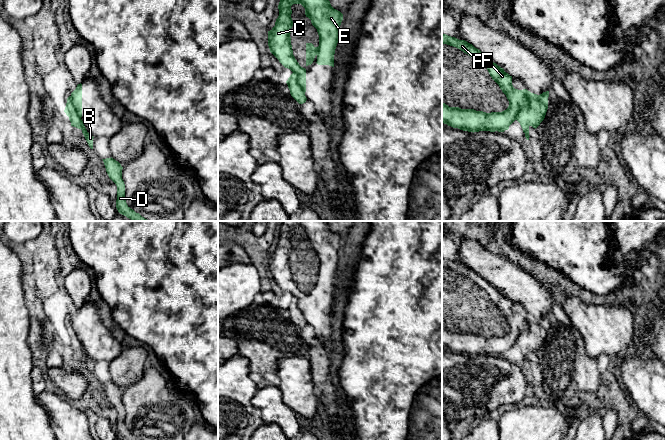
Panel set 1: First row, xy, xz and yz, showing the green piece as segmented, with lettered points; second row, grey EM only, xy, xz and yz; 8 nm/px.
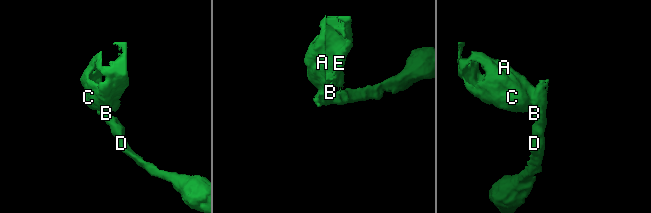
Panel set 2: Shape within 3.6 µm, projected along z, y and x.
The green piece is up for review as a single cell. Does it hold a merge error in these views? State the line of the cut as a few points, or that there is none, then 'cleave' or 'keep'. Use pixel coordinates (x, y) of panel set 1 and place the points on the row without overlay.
yz (527, 314), (528, 328), (521, 333), (516, 343) | cleave

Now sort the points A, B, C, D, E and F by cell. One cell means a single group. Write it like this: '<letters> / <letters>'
A C E F / B D

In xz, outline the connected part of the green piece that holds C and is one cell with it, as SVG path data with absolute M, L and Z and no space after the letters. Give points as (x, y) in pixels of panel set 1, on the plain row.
M281 221L279 240L275 250L268 255L268 270L279 286L298 300L298 307L305 317L306 293L295 283L291 269L293 228L301 228L305 232L306 241L311 244L319 259L318 271L306 267L306 290L311 289L316 281L318 289L334 291L334 278L343 238L331 230L329 221Z

